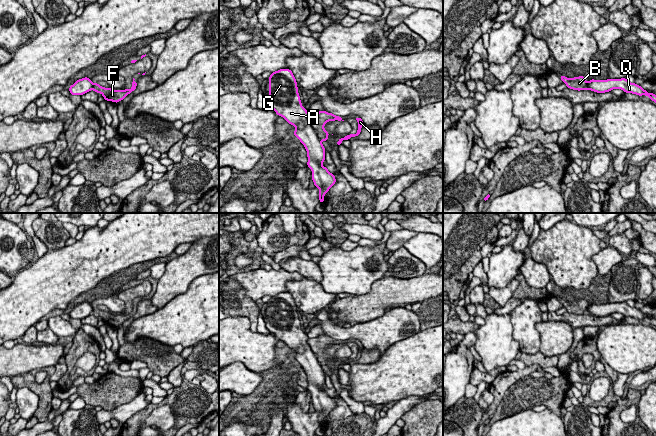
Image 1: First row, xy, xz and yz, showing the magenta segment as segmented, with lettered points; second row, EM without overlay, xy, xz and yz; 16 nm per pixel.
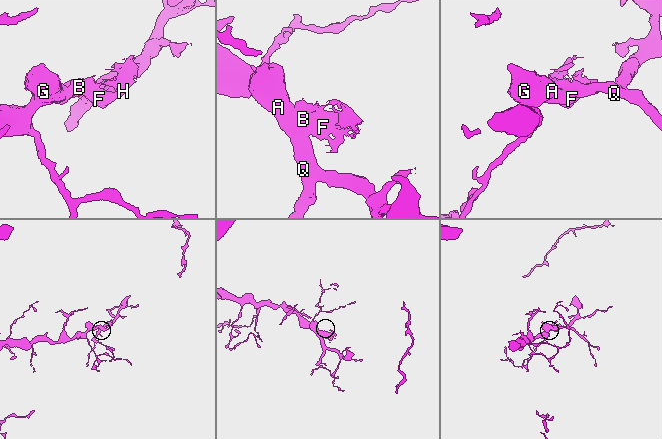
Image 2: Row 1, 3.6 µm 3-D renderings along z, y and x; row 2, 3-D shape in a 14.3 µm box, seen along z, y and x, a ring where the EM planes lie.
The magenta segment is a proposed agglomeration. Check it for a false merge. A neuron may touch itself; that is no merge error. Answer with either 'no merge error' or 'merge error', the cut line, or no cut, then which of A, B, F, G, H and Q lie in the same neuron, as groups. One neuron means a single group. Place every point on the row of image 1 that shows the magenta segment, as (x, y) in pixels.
merge error | xz (308, 114), (310, 125), (321, 140) | A G Q / B F H

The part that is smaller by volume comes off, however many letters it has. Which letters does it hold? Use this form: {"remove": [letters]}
{"remove": ["B", "F", "H"]}

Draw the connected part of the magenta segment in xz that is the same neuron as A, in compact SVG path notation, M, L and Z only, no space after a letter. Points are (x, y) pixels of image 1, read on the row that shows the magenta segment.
M280 69L269 76L269 108L295 127L293 132L307 151L307 166L312 171L312 180L319 188L319 201L336 183L334 174L322 164L325 161L325 148L311 126L307 110L302 106L296 79L290 69Z

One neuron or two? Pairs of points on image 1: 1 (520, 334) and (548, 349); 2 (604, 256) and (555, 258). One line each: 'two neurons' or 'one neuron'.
1: two neurons
2: one neuron

